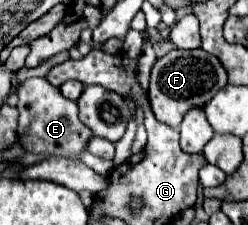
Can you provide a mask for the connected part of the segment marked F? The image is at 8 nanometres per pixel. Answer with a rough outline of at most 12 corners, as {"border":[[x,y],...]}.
{"border":[[176,48],[156,60],[148,102],[176,128],[226,84],[216,56]]}

